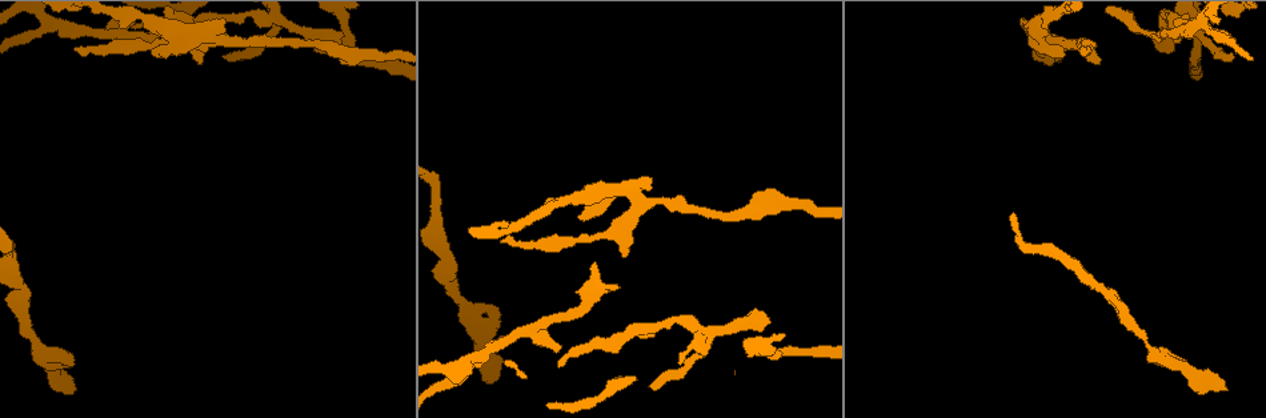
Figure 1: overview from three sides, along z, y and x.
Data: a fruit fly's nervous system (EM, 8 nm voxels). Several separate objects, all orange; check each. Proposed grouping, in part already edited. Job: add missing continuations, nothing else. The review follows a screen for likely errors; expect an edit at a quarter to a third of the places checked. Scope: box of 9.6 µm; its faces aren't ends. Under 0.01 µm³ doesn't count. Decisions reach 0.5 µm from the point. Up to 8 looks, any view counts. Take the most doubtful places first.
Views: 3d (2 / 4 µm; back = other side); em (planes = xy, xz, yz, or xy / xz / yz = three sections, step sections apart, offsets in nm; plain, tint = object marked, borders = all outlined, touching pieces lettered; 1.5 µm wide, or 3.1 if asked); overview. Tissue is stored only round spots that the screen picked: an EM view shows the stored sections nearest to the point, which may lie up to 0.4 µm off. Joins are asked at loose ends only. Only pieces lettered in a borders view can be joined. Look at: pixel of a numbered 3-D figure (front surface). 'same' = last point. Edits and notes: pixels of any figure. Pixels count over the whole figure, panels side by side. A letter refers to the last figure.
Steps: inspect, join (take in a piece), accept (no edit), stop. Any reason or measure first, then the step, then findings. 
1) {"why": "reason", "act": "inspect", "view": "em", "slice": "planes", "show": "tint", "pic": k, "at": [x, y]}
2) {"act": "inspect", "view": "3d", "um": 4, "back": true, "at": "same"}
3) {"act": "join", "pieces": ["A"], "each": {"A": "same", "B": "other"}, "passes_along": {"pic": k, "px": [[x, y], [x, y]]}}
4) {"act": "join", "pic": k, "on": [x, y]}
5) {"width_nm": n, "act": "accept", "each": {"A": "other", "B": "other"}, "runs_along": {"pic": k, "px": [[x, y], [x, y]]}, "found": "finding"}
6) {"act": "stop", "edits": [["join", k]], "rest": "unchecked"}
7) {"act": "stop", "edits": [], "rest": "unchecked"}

{"why": "an open end", "act": "inspect", "view": "em", "slice": "planes", "show": "tint", "pic": 1, "at": [75, 50]}

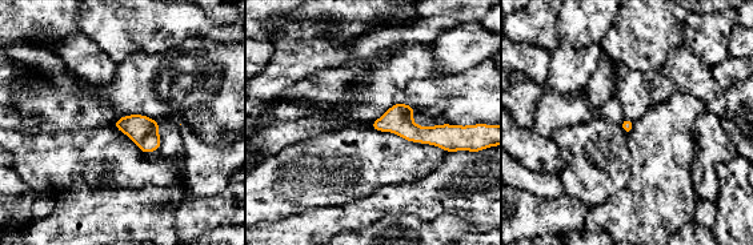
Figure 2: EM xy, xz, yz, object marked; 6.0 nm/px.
{"why": "what lies round it", "act": "inspect", "view": "em", "slice": "planes", "show": "borders", "at": "same"}

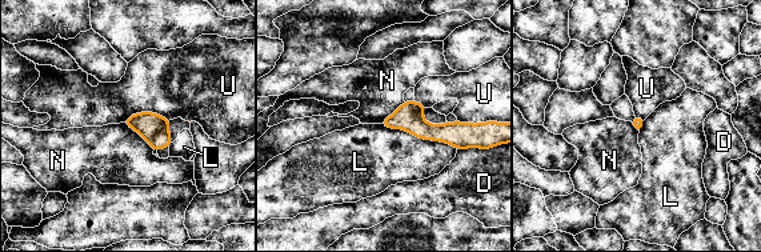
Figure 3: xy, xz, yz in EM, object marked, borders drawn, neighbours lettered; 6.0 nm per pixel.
{"act": "accept", "each": {"D": "other", "L": "other", "N": "other", "U": "other"}, "found": "no lettered piece goes on from it"}

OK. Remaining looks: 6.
{"why": "free end", "act": "inspect", "view": "em", "slice": "xz", "step": 4, "show": "tint", "pic": 1, "at": [1224, 388]}

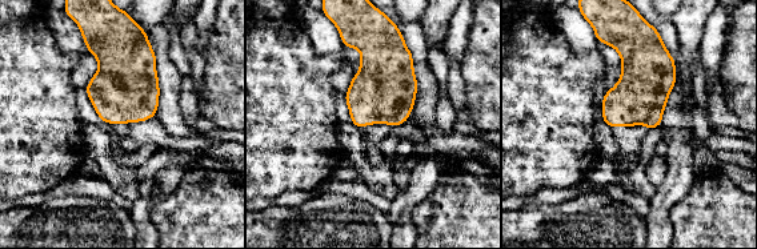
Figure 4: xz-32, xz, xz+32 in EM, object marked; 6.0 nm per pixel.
{"act": "inspect", "view": "em", "slice": "planes", "show": "borders", "at": "same"}

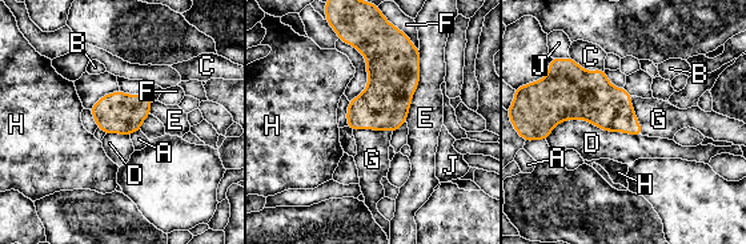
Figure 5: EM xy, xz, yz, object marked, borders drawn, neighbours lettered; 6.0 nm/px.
{"width_nm": 260, "act": "join", "pieces": ["G"], "each": {"A": "other", "B": "other", "C": "other", "D": "other", "E": "other", "F": "other", "G": "same", "H": "other", "J": "other"}, "found": "it goes on there"}

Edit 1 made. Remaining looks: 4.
{"act": "inspect", "view": "overview"}

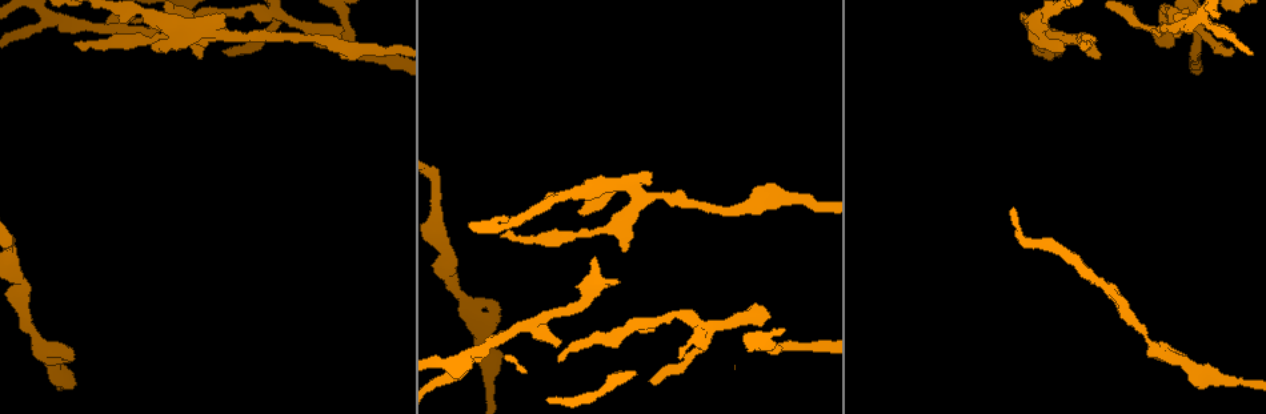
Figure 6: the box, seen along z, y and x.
{"why": "an open end", "act": "inspect", "view": "3d", "um": 4, "pic": 6, "at": [197, 56]}

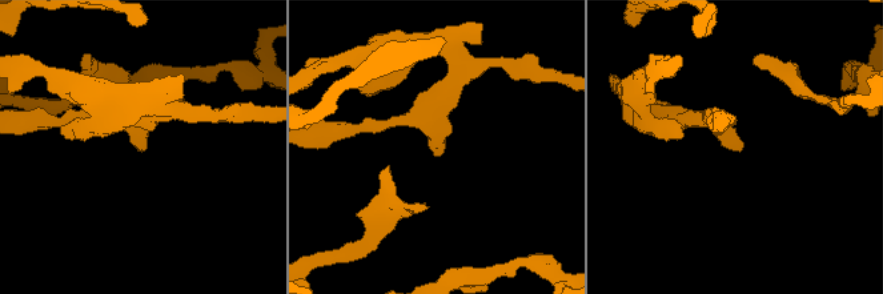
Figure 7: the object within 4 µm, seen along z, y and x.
{"why": "shape alone is not enough", "act": "inspect", "view": "em", "slice": "yz", "step": 4, "show": "borders", "pic": 7, "at": [741, 148]}

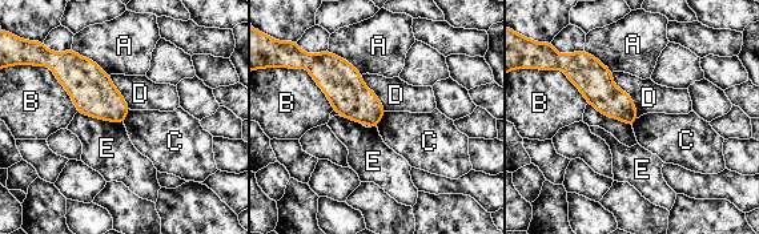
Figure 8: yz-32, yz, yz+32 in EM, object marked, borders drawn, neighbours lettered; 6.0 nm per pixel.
{"act": "inspect", "view": "em", "slice": "planes", "show": "borders", "at": "same"}

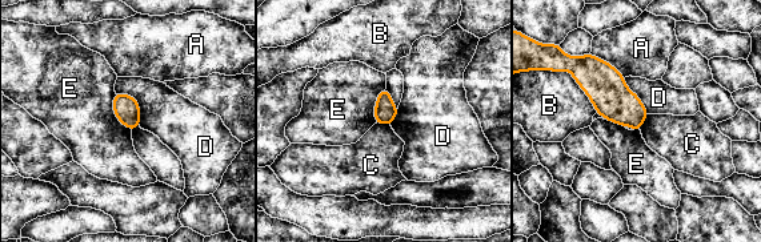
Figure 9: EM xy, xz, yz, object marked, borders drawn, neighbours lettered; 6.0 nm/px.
{"width_nm": 140, "act": "accept", "each": {"A": "other", "B": "other", "C": "other", "D": "other", "E": "other"}, "found": "none of them fits"}

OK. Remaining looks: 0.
{"act": "stop", "edits": [["join", 5]], "rest": "unchecked"}

